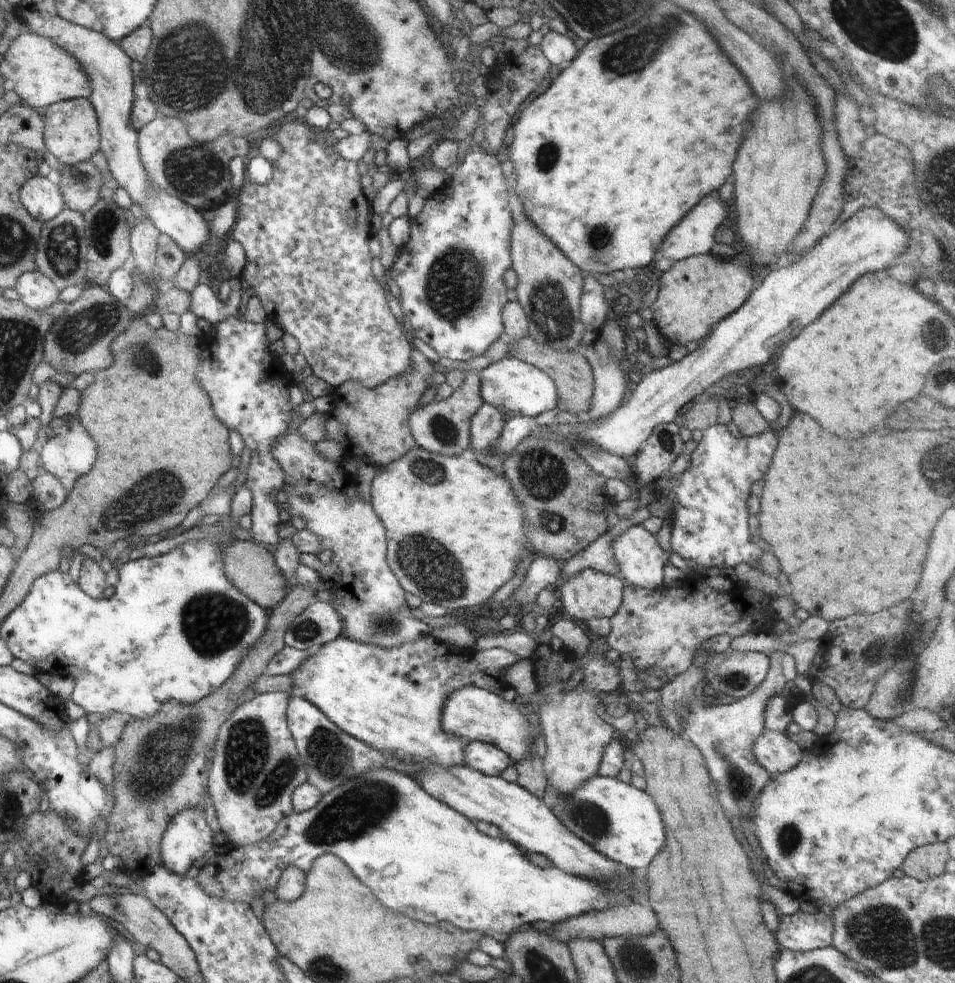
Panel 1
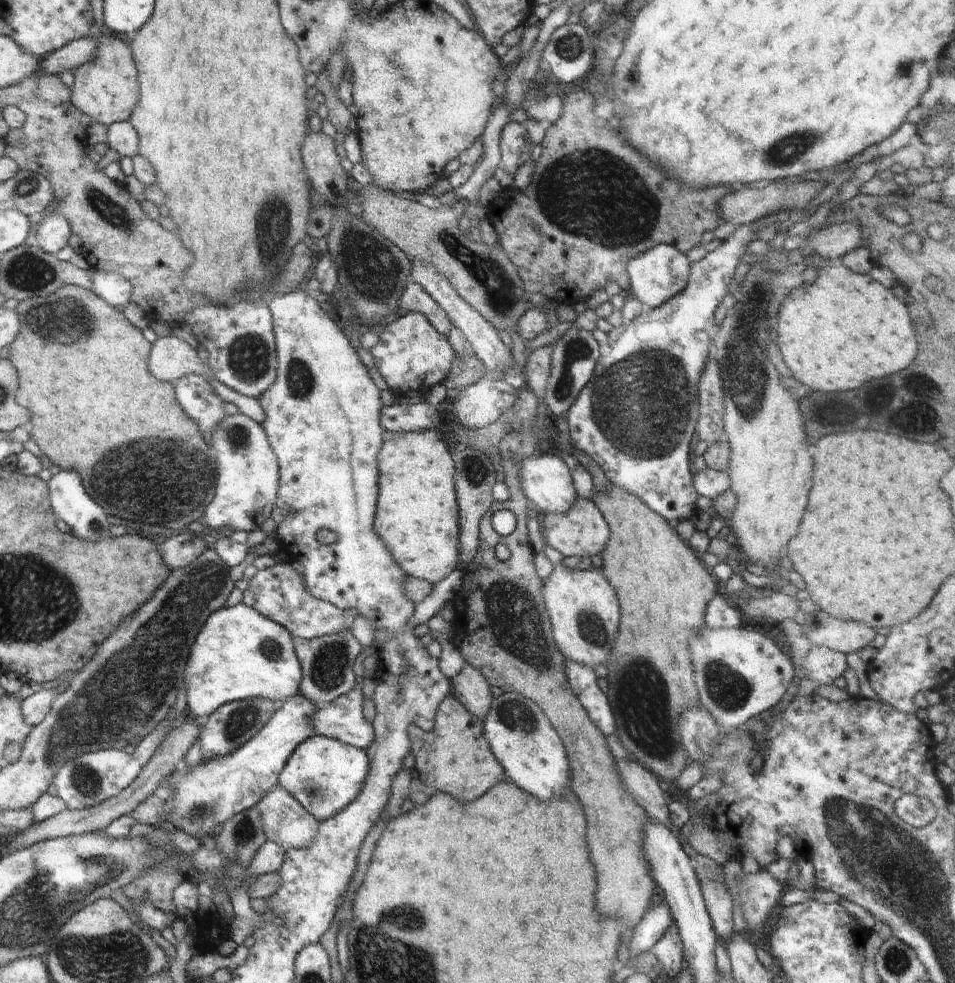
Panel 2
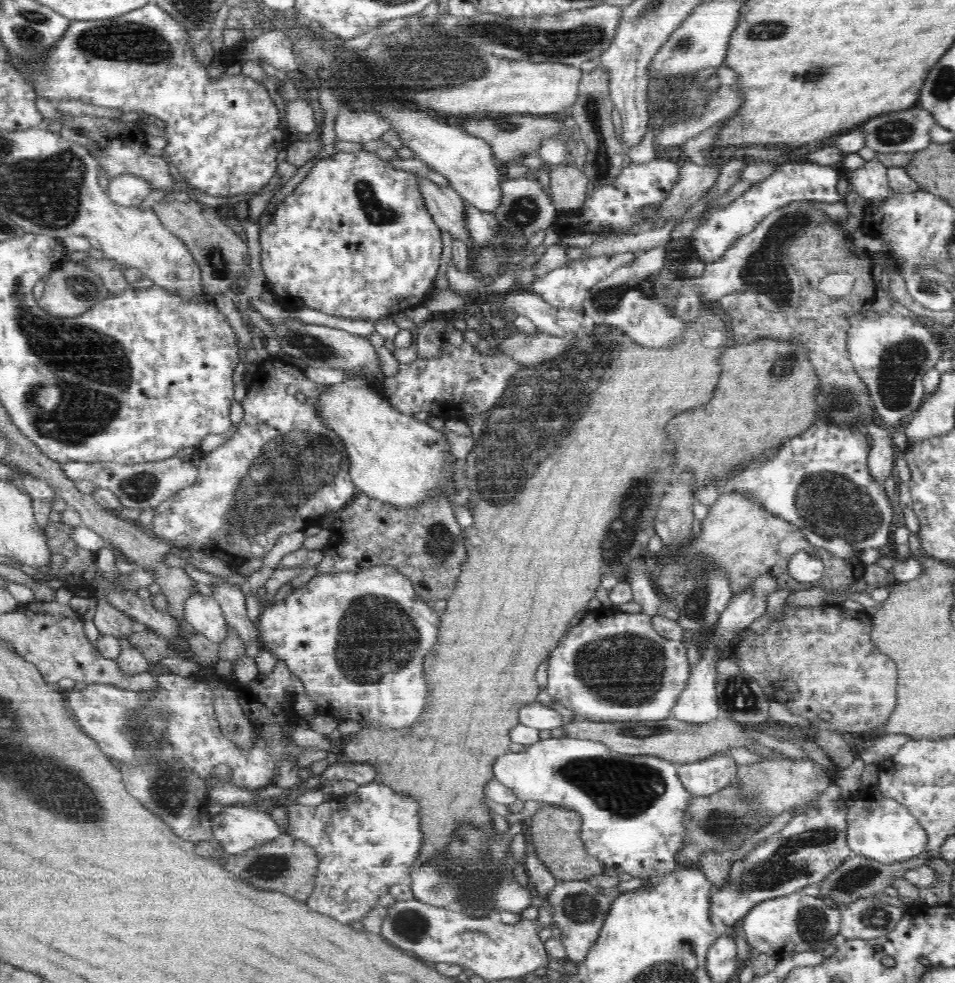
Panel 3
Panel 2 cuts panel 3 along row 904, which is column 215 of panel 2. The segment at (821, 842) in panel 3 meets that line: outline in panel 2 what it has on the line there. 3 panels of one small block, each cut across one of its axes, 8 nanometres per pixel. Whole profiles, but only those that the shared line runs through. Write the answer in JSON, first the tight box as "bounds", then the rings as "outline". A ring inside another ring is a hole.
{"bounds":[199,698,283,759],"outline":[[[252,698],[252,700],[242,700],[242,702],[230,702],[216,708],[213,714],[201,723],[199,734],[200,752],[203,759],[216,758],[216,756],[226,756],[244,746],[256,734],[264,728],[266,722],[272,718],[272,714],[282,706],[283,702],[270,702],[262,698]]]}

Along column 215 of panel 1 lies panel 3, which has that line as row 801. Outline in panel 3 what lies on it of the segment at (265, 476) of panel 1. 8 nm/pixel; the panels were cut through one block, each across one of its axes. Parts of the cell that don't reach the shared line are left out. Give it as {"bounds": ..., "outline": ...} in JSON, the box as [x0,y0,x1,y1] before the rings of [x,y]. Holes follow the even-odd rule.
{"bounds":[284,781,423,925],"outline":[[[376,781],[359,785],[353,793],[328,797],[320,806],[286,806],[288,827],[284,833],[310,845],[318,857],[315,888],[305,900],[308,908],[345,925],[364,920],[370,910],[378,906],[380,896],[387,894],[392,886],[410,879],[413,862],[423,846],[418,811],[416,800]]]}

